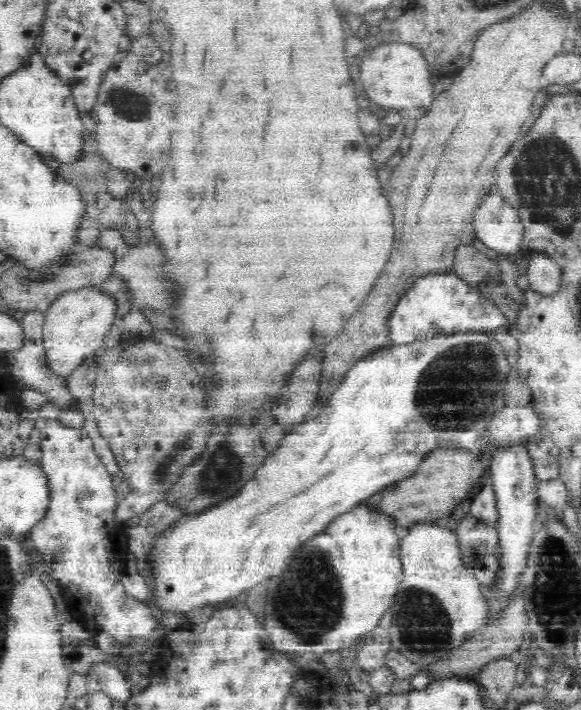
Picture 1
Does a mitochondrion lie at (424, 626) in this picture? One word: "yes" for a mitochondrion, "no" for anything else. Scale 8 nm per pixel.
yes

